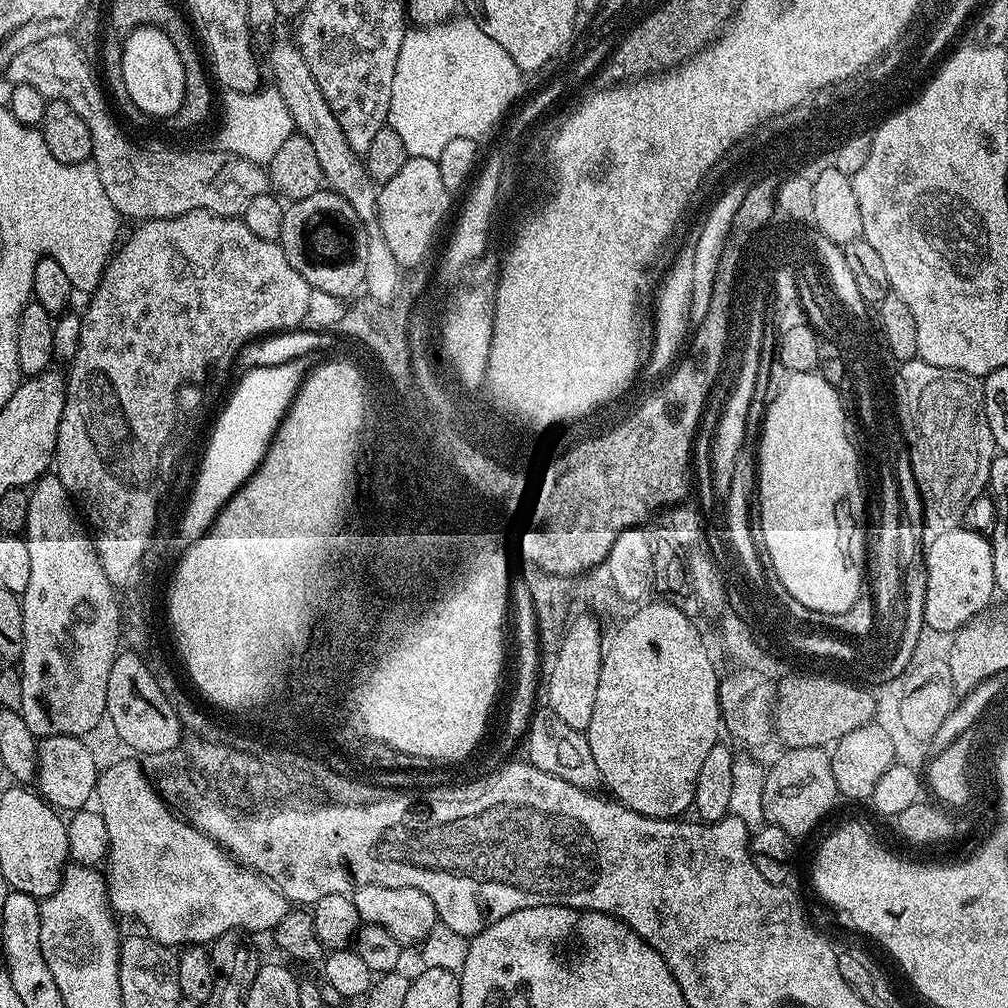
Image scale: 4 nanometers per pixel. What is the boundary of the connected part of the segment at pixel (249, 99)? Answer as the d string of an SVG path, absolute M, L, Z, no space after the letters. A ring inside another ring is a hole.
M264 86L255 92L230 92L224 95L224 121L220 124L219 147L226 152L264 166L278 154L282 142L294 135L290 110L275 87Z

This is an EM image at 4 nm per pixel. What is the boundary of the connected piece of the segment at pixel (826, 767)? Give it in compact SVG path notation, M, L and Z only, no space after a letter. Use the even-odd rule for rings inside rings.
M823 747L788 748L766 769L762 793L764 819L774 826L782 826L793 838L806 835L838 801L832 758Z

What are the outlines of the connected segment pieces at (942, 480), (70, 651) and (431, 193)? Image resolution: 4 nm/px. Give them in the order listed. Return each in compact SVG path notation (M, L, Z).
M908 360L908 367L900 372L900 411L903 412L904 440L908 443L910 466L914 482L918 482L918 494L922 494L924 511L924 535L931 538L947 534L949 530L961 527L966 510L974 498L985 495L990 478L990 466L998 455L994 434L990 434L990 422L986 422L984 409L984 386L981 377L971 376L962 370L950 370L930 366L930 362Z
M55 474L41 476L28 492L28 513L22 535L30 550L30 582L20 602L24 641L22 658L18 661L22 678L22 706L18 711L38 738L84 738L99 726L100 720L102 724L108 710L106 686L110 682L110 666L122 644L122 604L118 596L116 600L117 589L106 578L93 537L86 531L73 504L66 486L62 486Z
M411 157L406 166L402 166L402 170L390 178L390 182L379 185L376 194L376 221L382 238L386 238L386 246L390 246L390 254L394 254L401 269L411 270L416 264L429 259L432 239L448 212L448 200L450 193L442 182L442 173L430 158Z

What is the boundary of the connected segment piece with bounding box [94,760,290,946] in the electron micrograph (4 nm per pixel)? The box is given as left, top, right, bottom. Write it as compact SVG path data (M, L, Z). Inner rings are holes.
M116 760L109 768L101 769L97 775L96 790L94 793L97 809L106 822L106 834L110 834L110 846L108 847L108 857L113 859L112 863L112 880L108 883L108 907L112 909L117 917L129 916L132 920L137 920L141 924L143 931L152 939L161 942L191 940L195 946L204 946L209 942L219 938L222 934L233 930L243 930L248 932L268 932L271 933L278 926L278 922L282 922L282 918L286 918L286 914L290 911L290 902L280 891L272 884L269 884L264 877L259 876L257 872L250 868L245 868L243 864L232 859L220 845L215 844L206 834L202 834L193 824L189 824L187 820L181 818L177 813L165 804L164 799L160 797L156 791L156 785L146 773L140 769L140 764L136 760Z

